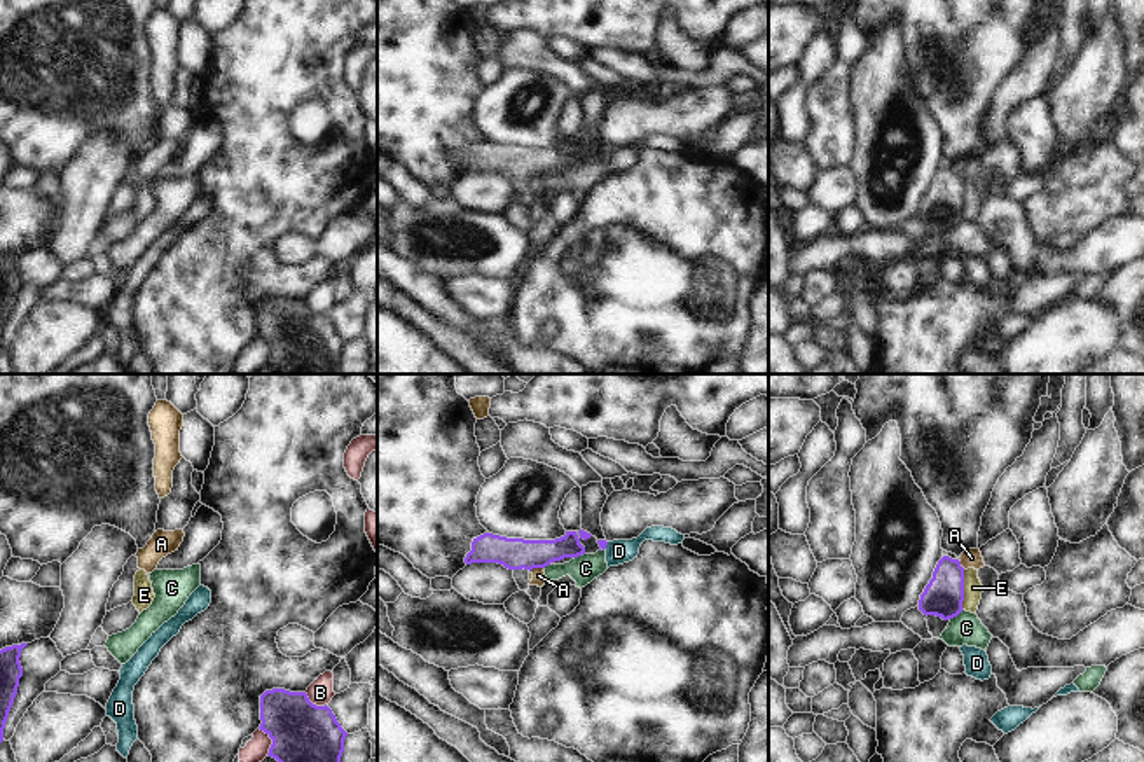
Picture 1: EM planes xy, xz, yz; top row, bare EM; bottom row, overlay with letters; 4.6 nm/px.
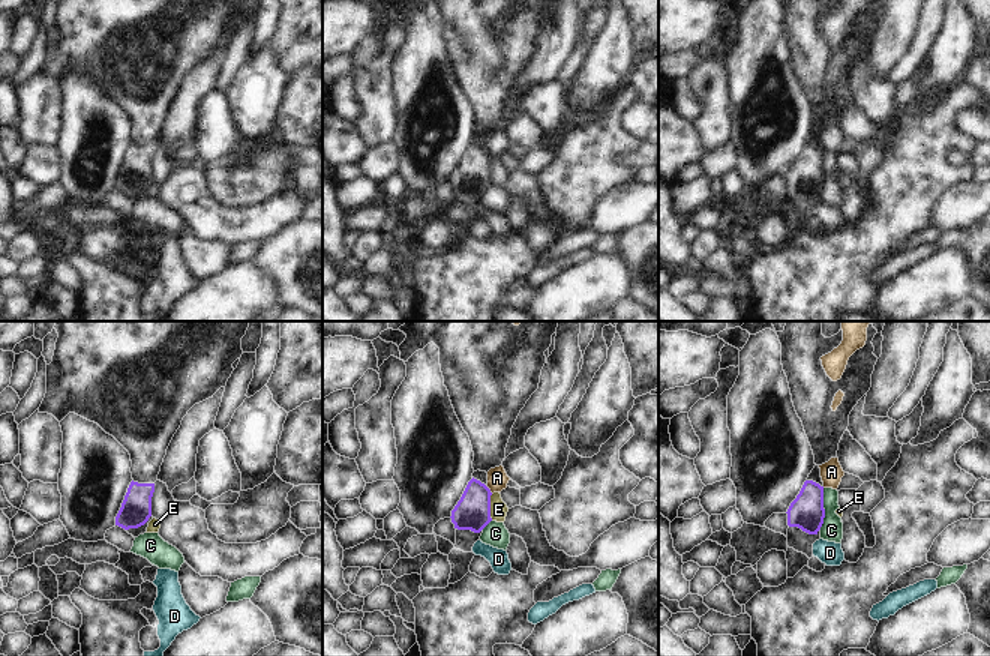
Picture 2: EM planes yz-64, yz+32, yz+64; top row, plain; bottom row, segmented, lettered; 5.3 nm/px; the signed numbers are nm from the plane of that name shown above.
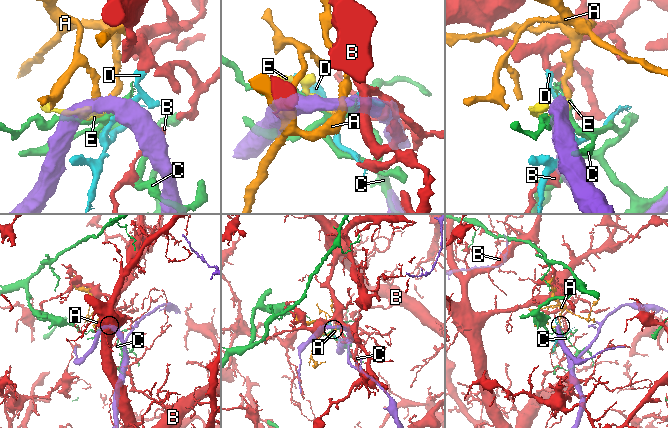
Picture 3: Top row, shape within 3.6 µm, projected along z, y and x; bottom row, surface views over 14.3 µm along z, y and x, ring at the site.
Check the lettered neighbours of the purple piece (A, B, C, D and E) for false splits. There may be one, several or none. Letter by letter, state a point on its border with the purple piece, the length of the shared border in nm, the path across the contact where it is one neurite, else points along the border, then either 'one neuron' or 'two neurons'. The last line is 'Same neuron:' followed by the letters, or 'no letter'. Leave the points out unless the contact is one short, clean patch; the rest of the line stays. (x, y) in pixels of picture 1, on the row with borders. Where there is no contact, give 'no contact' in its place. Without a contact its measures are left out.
A: xz (537, 567) | 70 nm | along xz (544, 567), (530, 570) | two neurons
B: xy (315, 705) | 120 nm | two neurons
C: yz (956, 616) | 80 nm | two neurons
D: xz (606, 544) | 50 nm | along xz (608, 542), (603, 549) | two neurons
E: yz (963, 589) | 180 nm | along yz (964, 570), (964, 600), (961, 609) | two neurons
Same neuron: no letter

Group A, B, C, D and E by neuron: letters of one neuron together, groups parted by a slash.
A E / B / C / D

